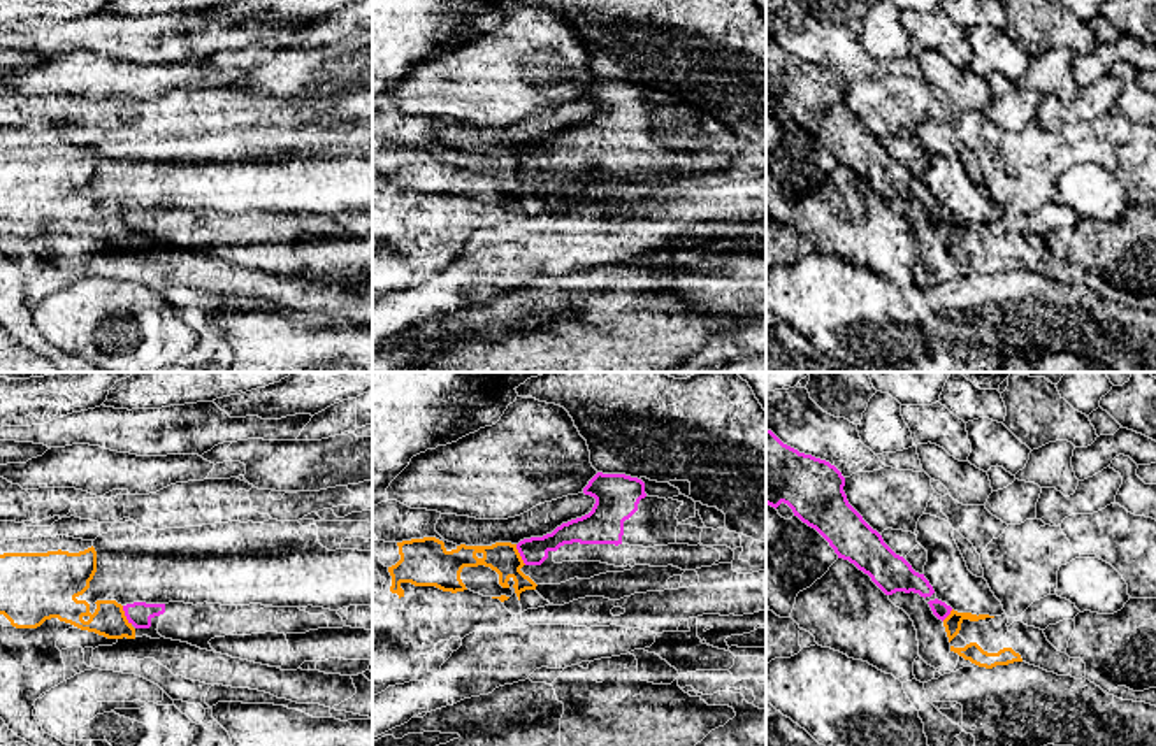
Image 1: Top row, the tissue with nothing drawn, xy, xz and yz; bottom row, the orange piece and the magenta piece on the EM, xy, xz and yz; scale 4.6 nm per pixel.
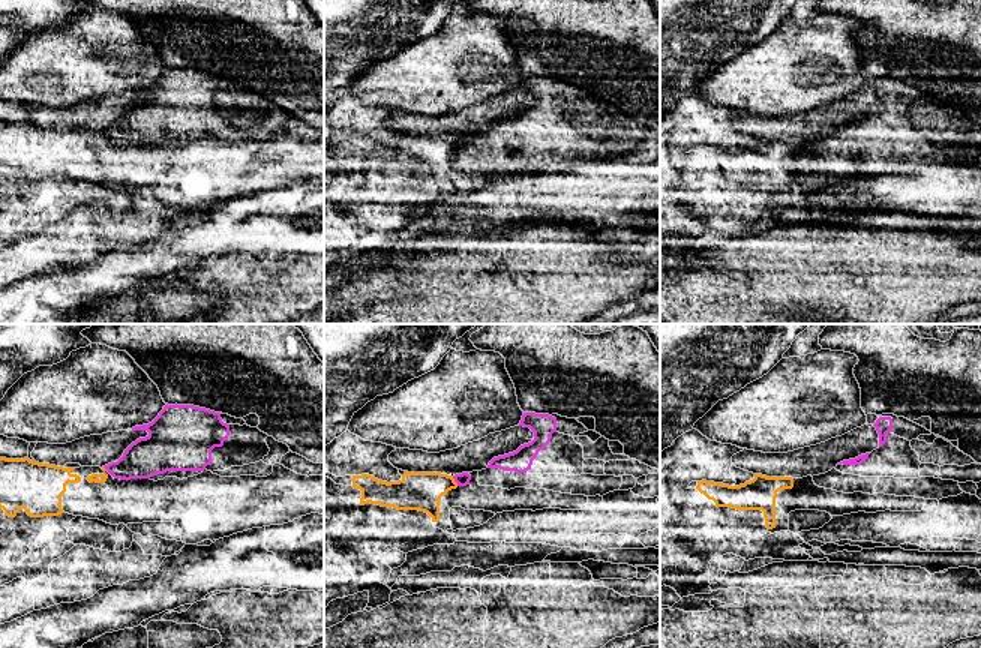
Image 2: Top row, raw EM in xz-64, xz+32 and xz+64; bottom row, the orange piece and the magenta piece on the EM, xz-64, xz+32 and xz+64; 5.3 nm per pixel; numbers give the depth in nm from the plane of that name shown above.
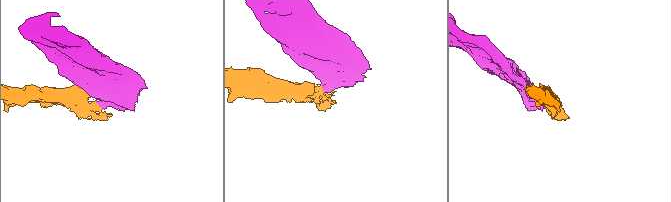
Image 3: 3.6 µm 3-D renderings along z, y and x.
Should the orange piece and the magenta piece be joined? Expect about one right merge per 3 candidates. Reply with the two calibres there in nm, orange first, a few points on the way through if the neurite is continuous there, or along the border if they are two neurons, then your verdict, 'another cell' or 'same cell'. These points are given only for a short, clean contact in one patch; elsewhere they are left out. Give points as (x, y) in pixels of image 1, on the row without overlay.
calibres 150 and 110 nm; border xy (122, 213), (132, 230); another cell

